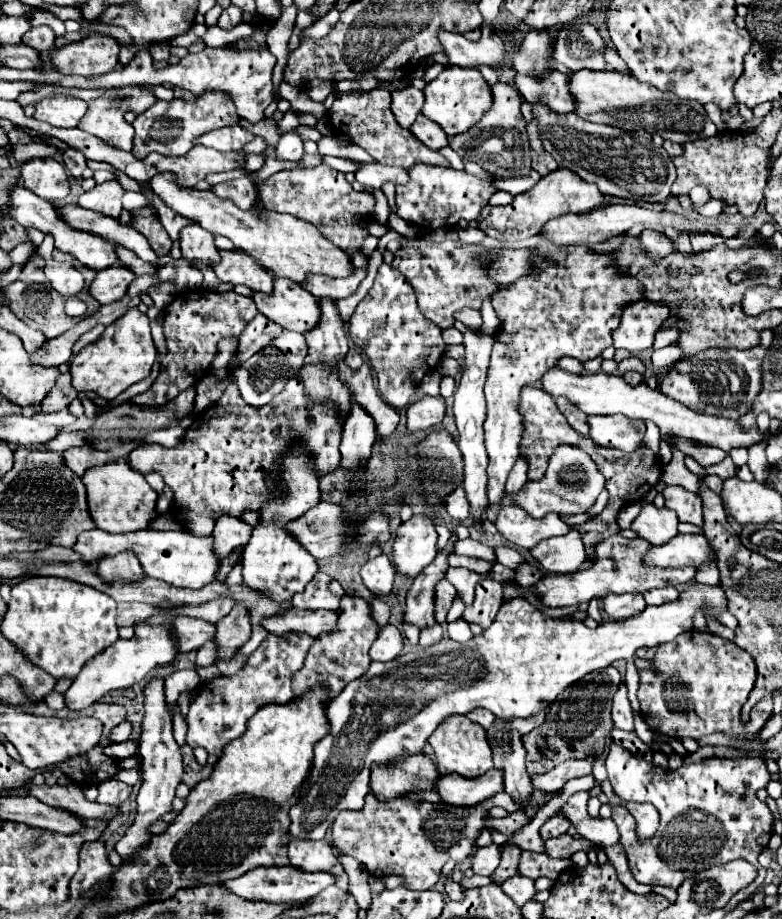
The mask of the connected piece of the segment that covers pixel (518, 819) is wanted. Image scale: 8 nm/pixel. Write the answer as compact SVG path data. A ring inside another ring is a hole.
M513 811L505 819L487 819L485 825L487 825L487 829L495 829L495 831L505 833L507 837L513 837L527 823L529 823L529 817L523 811Z

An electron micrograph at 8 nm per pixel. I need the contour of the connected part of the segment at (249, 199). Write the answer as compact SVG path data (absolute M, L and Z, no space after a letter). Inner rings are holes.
M241 177L241 179L235 179L235 181L225 181L225 183L213 185L211 189L219 197L233 199L241 209L249 209L257 201L257 191L255 191L255 185L249 177Z

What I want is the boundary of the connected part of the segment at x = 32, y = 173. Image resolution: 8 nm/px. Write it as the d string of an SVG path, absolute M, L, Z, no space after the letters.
M33 157L21 165L19 183L35 195L59 203L69 195L67 173L63 165L51 157Z

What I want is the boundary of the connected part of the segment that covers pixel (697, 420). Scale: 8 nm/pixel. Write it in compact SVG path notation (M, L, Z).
M549 369L541 377L543 389L551 393L553 397L563 395L571 403L575 403L583 413L587 415L629 415L631 419L643 419L643 421L653 421L661 435L673 433L677 437L687 437L697 443L709 445L709 447L719 447L723 451L731 451L733 447L751 447L753 443L761 441L765 435L757 431L757 427L743 431L735 421L723 419L723 417L711 417L711 415L701 415L685 407L683 403L677 403L675 399L669 399L667 395L661 395L659 389L651 389L645 383L639 383L637 387L625 383L621 375L607 375L603 371L595 375L573 375L563 369Z

